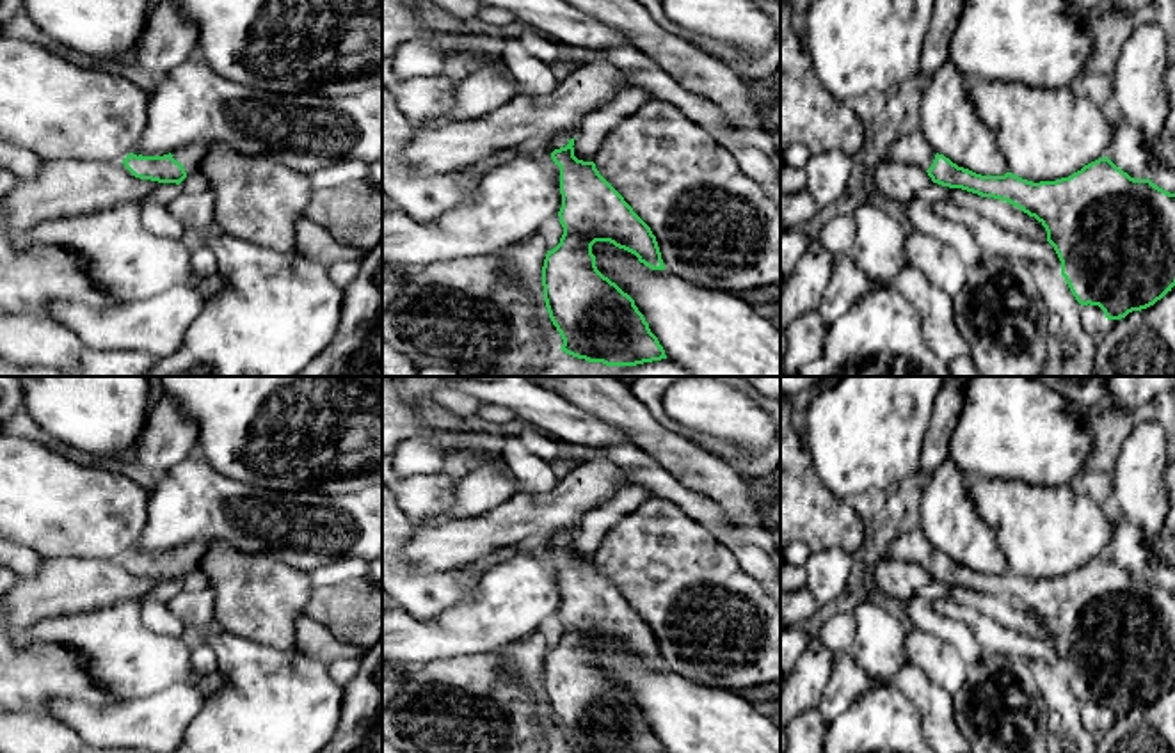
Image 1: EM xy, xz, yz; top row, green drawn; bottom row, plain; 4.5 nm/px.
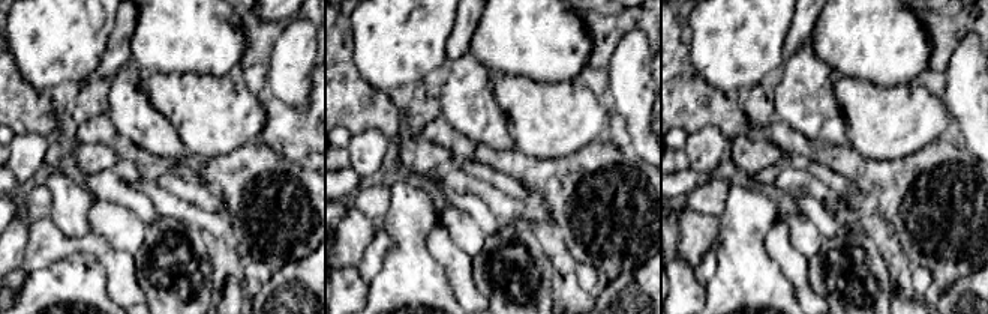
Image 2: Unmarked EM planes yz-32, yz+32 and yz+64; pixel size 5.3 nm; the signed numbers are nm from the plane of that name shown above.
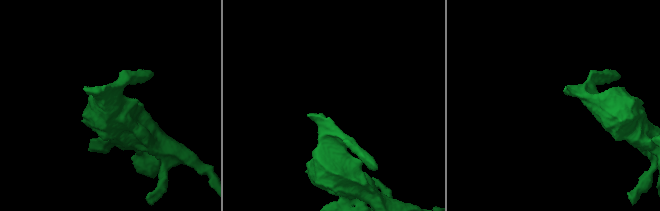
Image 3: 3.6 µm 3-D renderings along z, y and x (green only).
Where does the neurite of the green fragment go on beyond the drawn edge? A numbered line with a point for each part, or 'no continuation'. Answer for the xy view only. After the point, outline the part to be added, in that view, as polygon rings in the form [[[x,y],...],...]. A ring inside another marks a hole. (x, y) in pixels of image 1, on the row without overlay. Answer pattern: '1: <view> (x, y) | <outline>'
1: xy (189, 554) | [[[192,542],[192,543],[185,543],[178,549],[172,549],[171,552],[176,559],[180,559],[183,563],[185,570],[192,570],[197,567],[204,549],[206,549],[206,543]]]

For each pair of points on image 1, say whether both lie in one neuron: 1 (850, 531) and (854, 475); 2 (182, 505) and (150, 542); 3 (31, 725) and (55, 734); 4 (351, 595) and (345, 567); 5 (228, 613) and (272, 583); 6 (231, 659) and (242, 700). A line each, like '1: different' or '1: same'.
1: different
2: same
3: same
4: different
5: same
6: same

